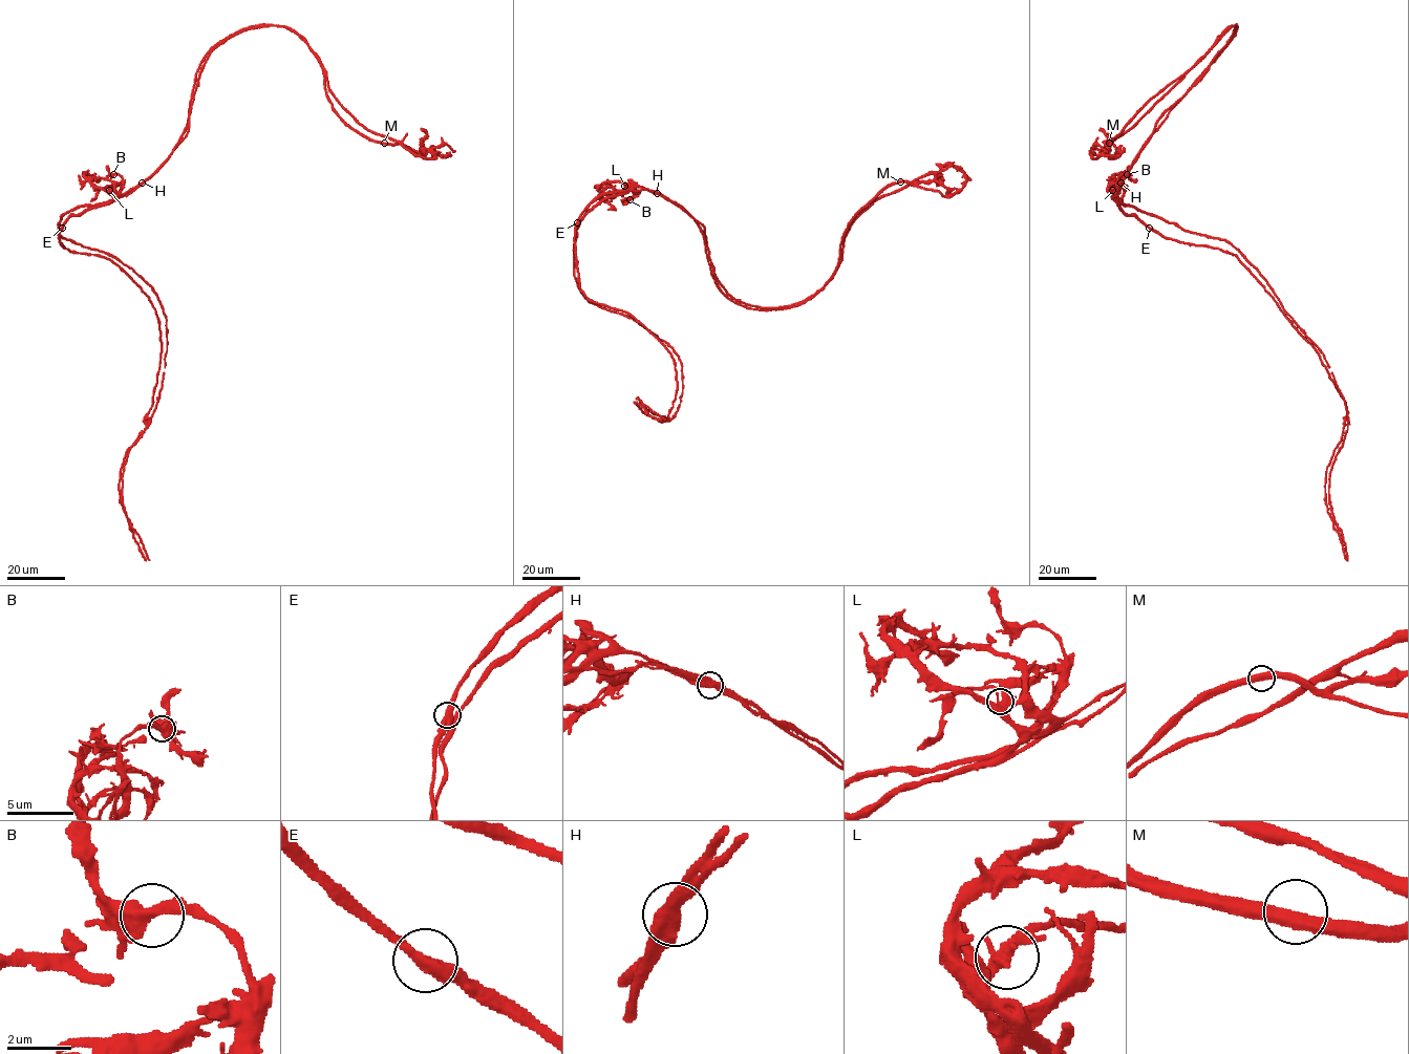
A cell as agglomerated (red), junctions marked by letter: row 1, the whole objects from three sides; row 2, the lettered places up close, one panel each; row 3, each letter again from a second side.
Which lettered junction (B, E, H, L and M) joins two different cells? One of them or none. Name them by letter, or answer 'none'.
H

